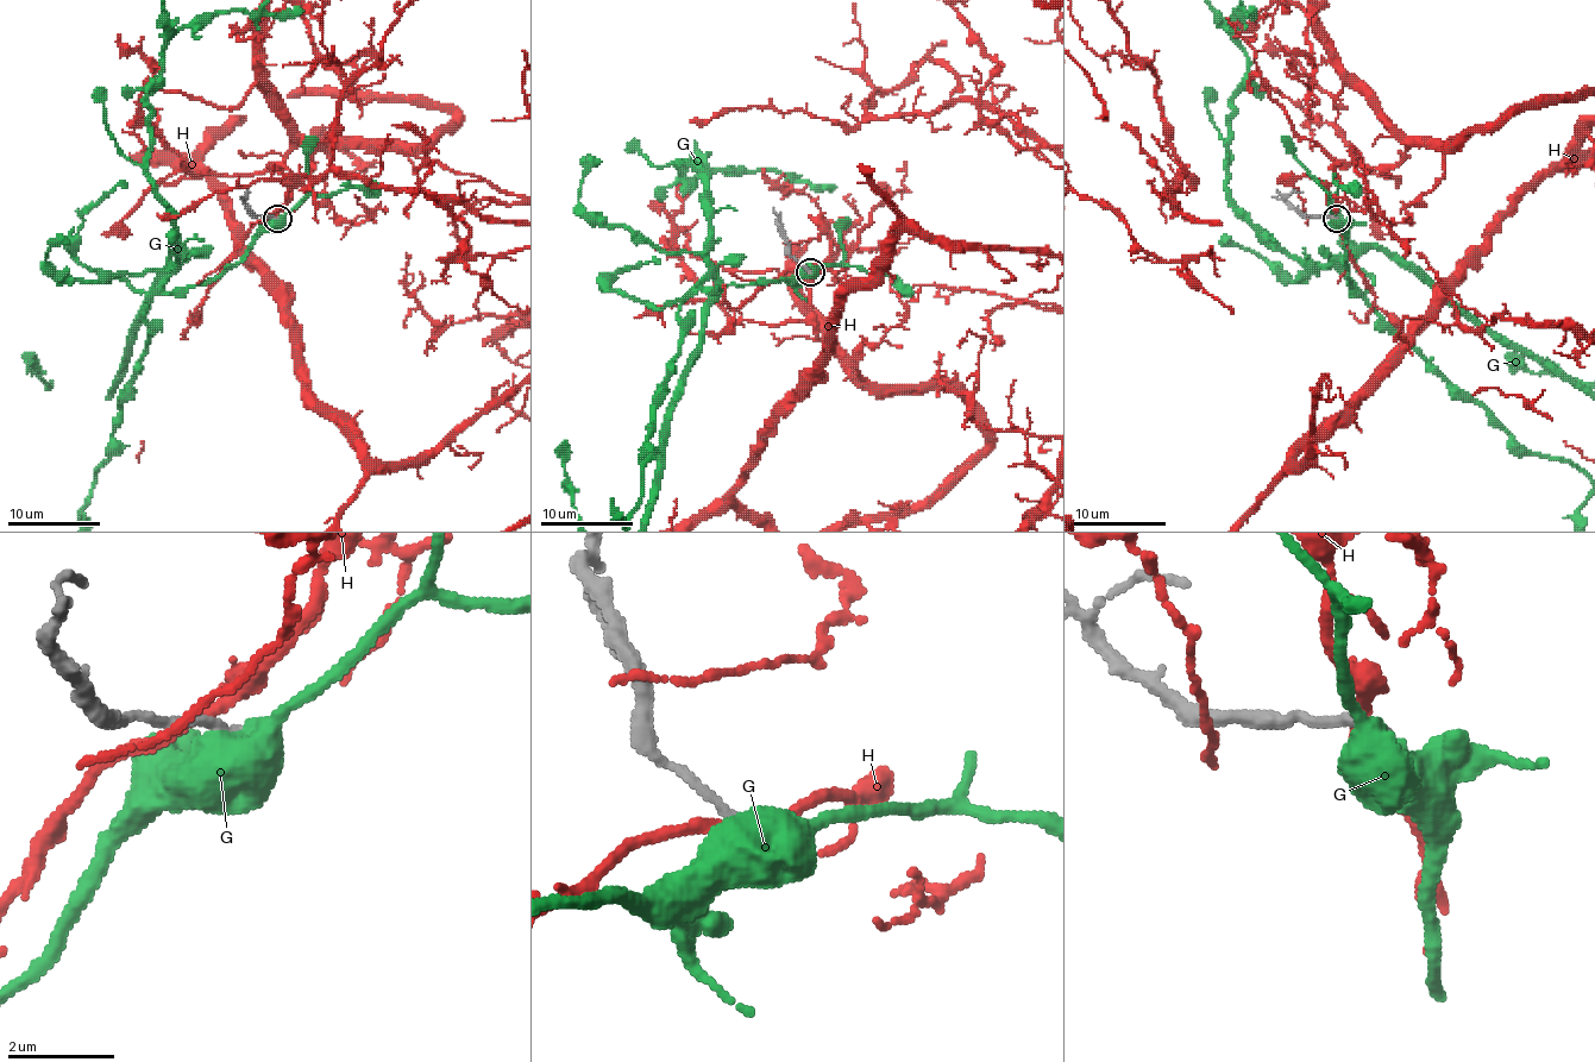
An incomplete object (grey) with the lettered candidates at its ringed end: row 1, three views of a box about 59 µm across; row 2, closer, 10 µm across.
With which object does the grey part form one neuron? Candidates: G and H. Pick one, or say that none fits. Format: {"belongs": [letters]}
{"belongs": []}

